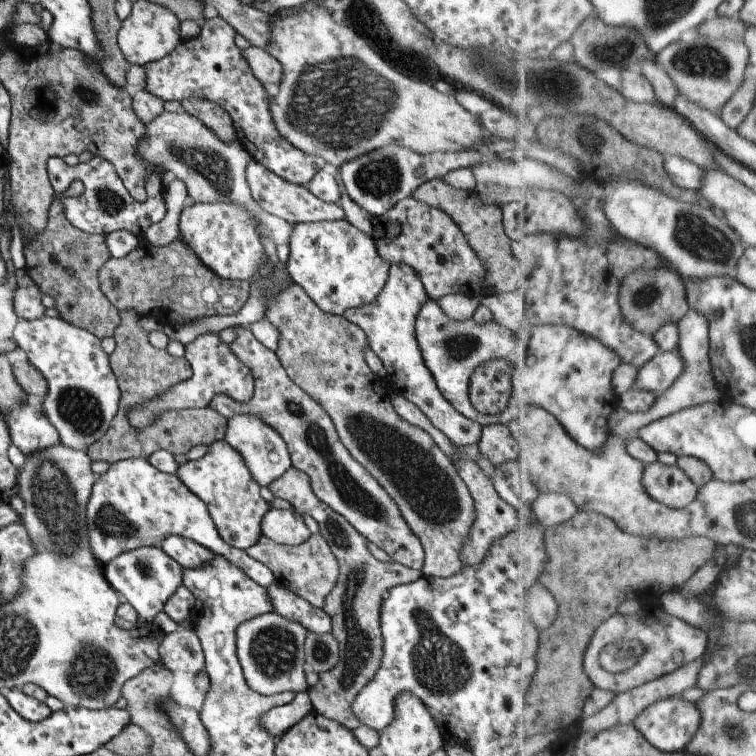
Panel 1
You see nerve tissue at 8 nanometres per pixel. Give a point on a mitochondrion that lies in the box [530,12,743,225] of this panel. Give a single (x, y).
(708, 62)

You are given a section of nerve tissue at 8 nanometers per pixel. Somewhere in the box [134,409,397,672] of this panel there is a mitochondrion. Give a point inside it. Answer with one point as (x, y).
(338, 537)

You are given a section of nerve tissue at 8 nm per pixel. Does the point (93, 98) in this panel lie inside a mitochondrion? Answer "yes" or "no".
yes

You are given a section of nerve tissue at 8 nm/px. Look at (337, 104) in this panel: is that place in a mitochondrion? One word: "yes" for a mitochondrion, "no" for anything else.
yes

